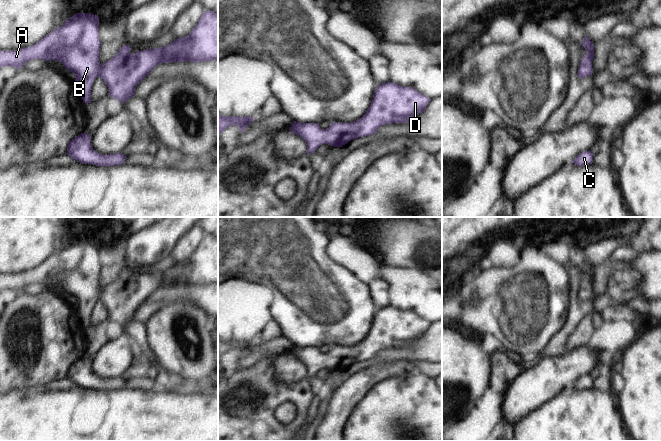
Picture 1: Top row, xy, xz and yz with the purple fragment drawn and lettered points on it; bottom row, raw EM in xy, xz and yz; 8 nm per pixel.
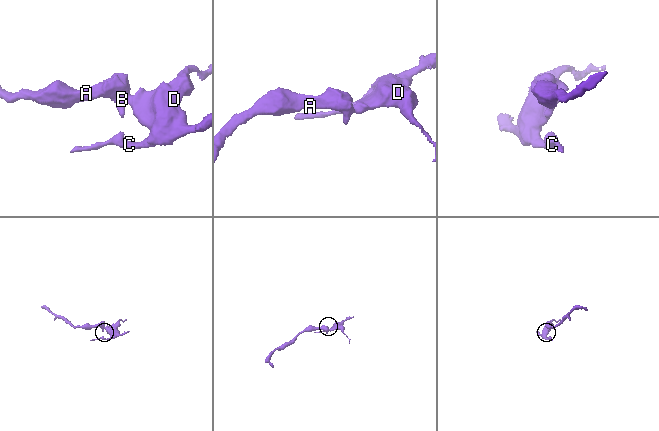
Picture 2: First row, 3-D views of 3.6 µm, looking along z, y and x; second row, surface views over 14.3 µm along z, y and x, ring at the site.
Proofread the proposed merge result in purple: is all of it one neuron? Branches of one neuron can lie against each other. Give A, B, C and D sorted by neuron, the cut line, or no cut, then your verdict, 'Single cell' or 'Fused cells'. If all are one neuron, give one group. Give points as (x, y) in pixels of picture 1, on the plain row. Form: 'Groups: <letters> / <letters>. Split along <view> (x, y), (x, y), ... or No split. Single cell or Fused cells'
Groups: A B C D. No split. Single cell.

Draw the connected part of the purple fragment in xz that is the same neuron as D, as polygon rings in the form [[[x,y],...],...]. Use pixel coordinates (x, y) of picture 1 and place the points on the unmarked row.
[[[386,306],[376,311],[373,323],[366,337],[351,347],[332,346],[327,353],[321,353],[319,347],[302,347],[293,345],[289,351],[293,358],[300,360],[307,367],[307,379],[315,376],[322,368],[342,371],[353,363],[366,359],[375,359],[380,350],[390,347],[408,347],[409,343],[421,338],[429,328],[431,322],[426,321],[412,311]]]

